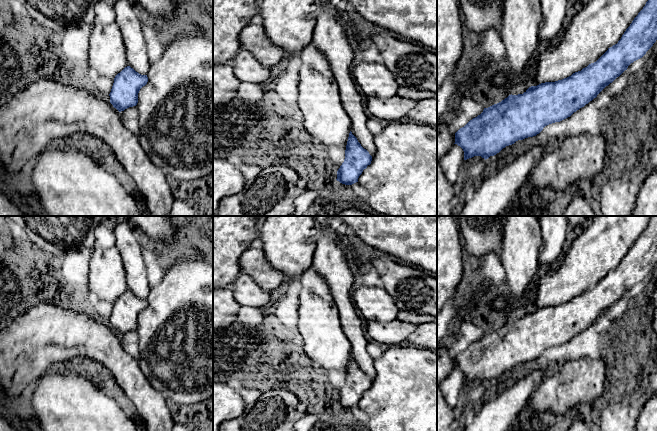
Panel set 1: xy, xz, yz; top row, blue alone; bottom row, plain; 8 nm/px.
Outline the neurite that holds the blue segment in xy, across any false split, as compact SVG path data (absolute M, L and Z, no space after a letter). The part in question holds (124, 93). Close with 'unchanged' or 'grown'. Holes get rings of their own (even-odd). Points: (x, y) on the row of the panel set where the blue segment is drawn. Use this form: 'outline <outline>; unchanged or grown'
outline M130 66L125 67L114 78L109 94L110 103L119 112L138 103L138 93L148 82L147 75L141 75Z; unchanged

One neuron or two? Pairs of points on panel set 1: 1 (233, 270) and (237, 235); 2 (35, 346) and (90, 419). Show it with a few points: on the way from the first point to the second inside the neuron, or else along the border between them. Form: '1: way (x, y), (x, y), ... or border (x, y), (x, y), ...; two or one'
1: way (233, 261), (233, 244); one
2: border (45, 373), (36, 381); two

